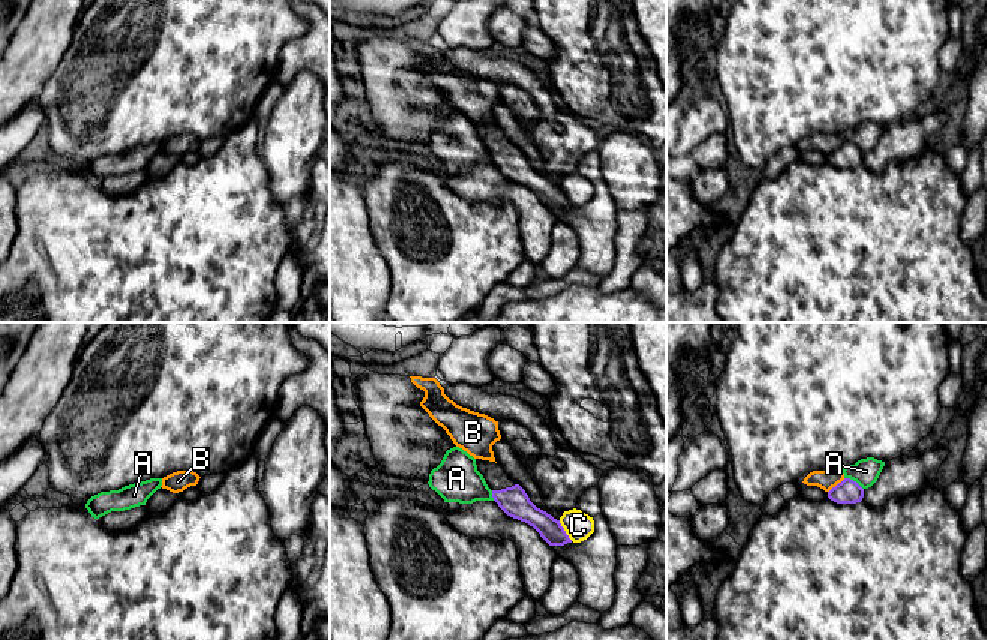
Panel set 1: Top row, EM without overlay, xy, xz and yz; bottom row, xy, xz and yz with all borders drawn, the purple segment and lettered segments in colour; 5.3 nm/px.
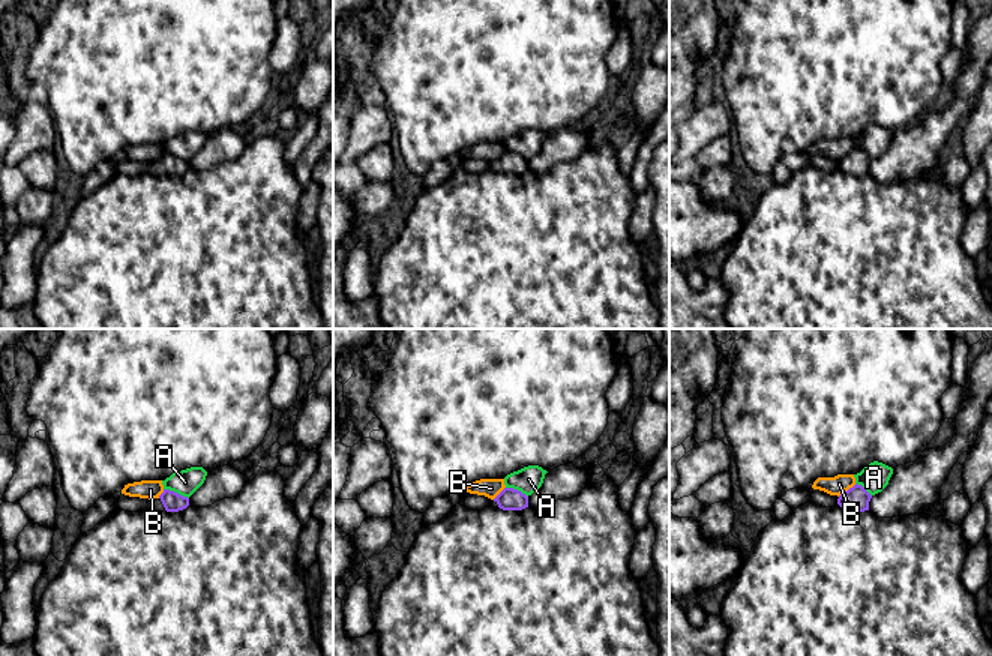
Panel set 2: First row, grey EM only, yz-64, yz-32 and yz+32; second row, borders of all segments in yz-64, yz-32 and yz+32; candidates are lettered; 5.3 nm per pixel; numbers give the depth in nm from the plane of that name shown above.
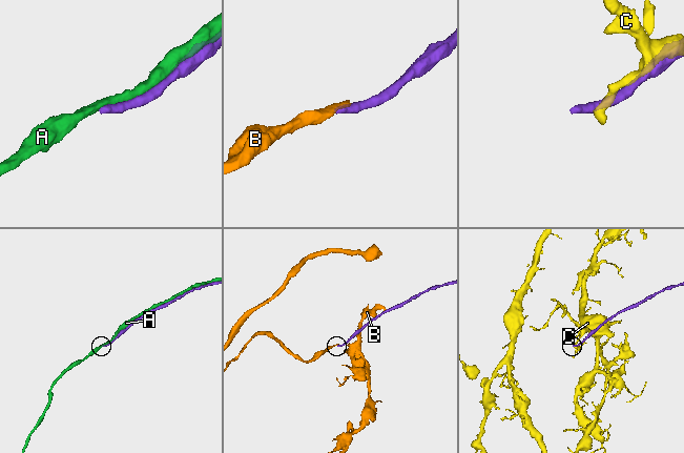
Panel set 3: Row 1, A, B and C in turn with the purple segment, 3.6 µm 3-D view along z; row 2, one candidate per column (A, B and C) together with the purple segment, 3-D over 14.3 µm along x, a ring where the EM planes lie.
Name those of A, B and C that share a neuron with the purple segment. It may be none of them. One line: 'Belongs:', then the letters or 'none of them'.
Belongs: none of them

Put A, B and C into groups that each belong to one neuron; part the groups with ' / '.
A / B / C

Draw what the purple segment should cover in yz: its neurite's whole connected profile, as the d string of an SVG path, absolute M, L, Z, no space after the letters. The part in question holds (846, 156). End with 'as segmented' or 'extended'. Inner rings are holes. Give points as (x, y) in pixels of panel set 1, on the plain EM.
M844 142L828 156L828 162L837 168L856 168L864 162L864 153L854 144Z | as segmented

